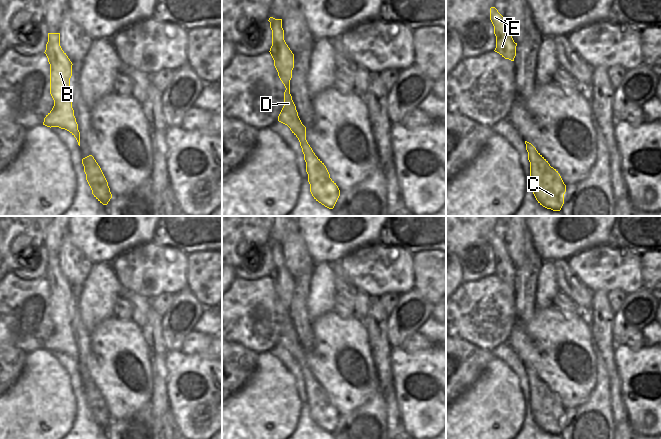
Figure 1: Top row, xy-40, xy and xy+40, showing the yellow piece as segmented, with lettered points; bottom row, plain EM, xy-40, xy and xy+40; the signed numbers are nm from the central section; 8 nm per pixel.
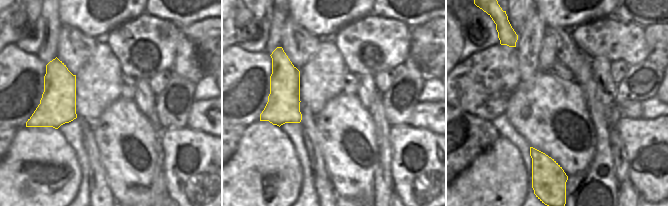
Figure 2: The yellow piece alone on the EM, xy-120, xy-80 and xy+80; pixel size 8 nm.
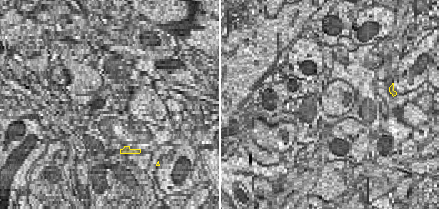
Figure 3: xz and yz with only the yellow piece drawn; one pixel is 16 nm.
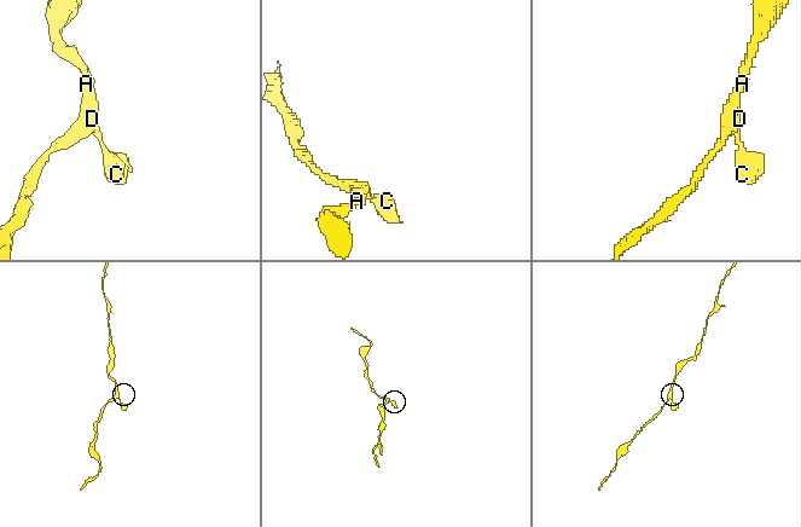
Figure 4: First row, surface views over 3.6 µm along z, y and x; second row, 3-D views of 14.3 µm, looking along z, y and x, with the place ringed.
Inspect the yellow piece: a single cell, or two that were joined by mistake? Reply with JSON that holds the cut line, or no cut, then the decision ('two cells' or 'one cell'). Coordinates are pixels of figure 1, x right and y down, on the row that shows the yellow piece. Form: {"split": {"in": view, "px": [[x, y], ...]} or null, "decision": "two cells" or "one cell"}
{"split": null, "decision": "one cell"}

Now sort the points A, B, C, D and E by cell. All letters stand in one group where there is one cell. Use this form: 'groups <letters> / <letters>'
groups A B C D E

